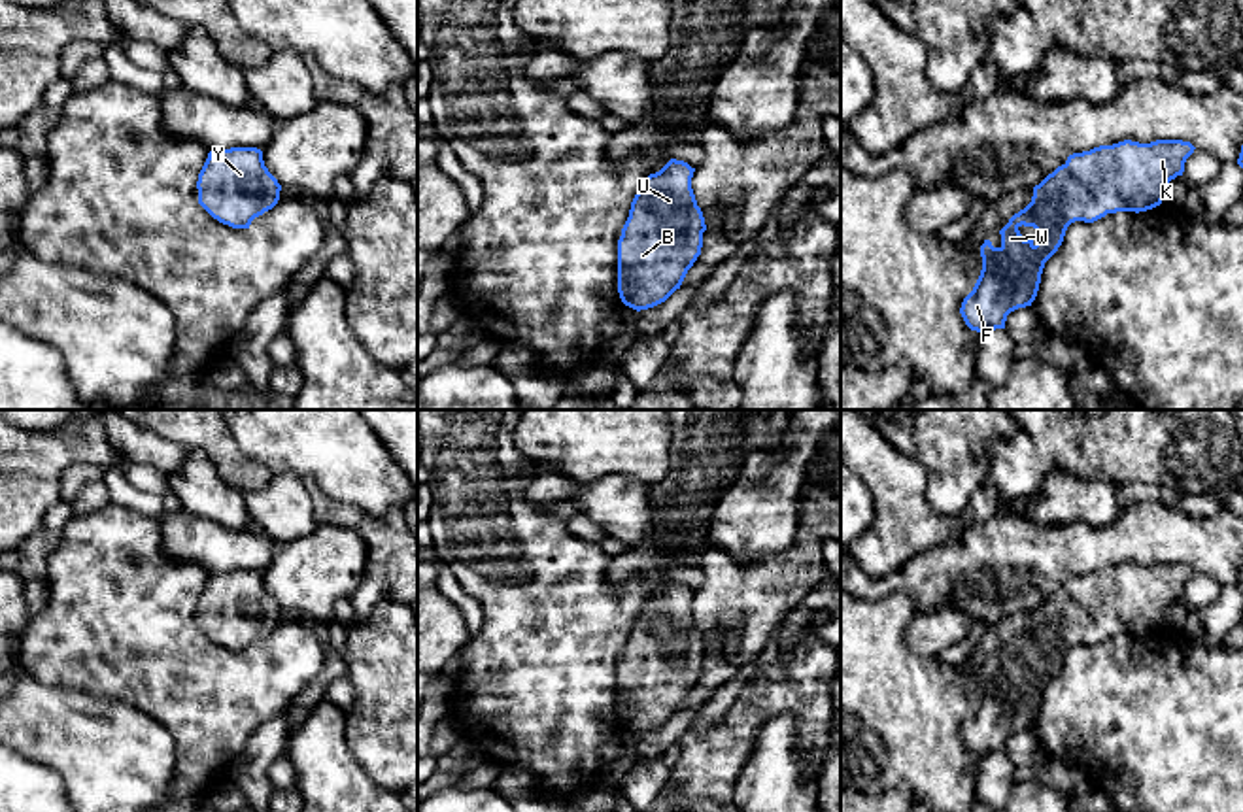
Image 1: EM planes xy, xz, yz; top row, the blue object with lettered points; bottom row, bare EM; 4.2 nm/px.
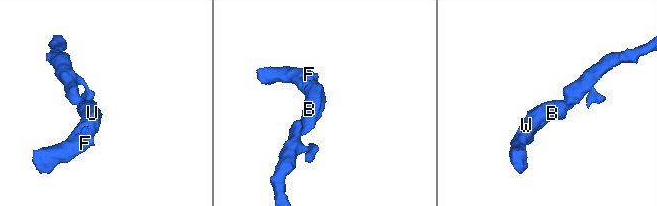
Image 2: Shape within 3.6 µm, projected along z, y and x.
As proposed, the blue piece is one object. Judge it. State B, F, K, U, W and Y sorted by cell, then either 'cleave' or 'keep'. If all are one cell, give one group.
B F K U W Y | keep

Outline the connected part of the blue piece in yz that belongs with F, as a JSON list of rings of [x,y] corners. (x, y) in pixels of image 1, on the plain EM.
[[[1124,563],[1069,578],[1062,589],[1033,610],[1031,625],[999,653],[1001,668],[994,670],[990,663],[980,668],[982,693],[960,731],[965,748],[977,755],[1005,752],[1011,735],[1031,729],[1035,723],[1045,685],[1058,674],[1071,646],[1094,646],[1107,636],[1139,636],[1160,629],[1166,608],[1183,599],[1184,585],[1194,572],[1190,565],[1183,563],[1150,567]]]

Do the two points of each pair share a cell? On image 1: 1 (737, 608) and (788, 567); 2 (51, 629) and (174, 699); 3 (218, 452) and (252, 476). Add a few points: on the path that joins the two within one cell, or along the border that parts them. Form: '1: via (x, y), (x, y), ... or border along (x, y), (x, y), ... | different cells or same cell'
1: via (750, 601), (775, 580) | same cell
2: via (82, 637), (112, 637), (144, 669) | same cell
3: via (225, 456), (244, 473) | same cell

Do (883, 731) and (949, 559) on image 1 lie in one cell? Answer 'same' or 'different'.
different

